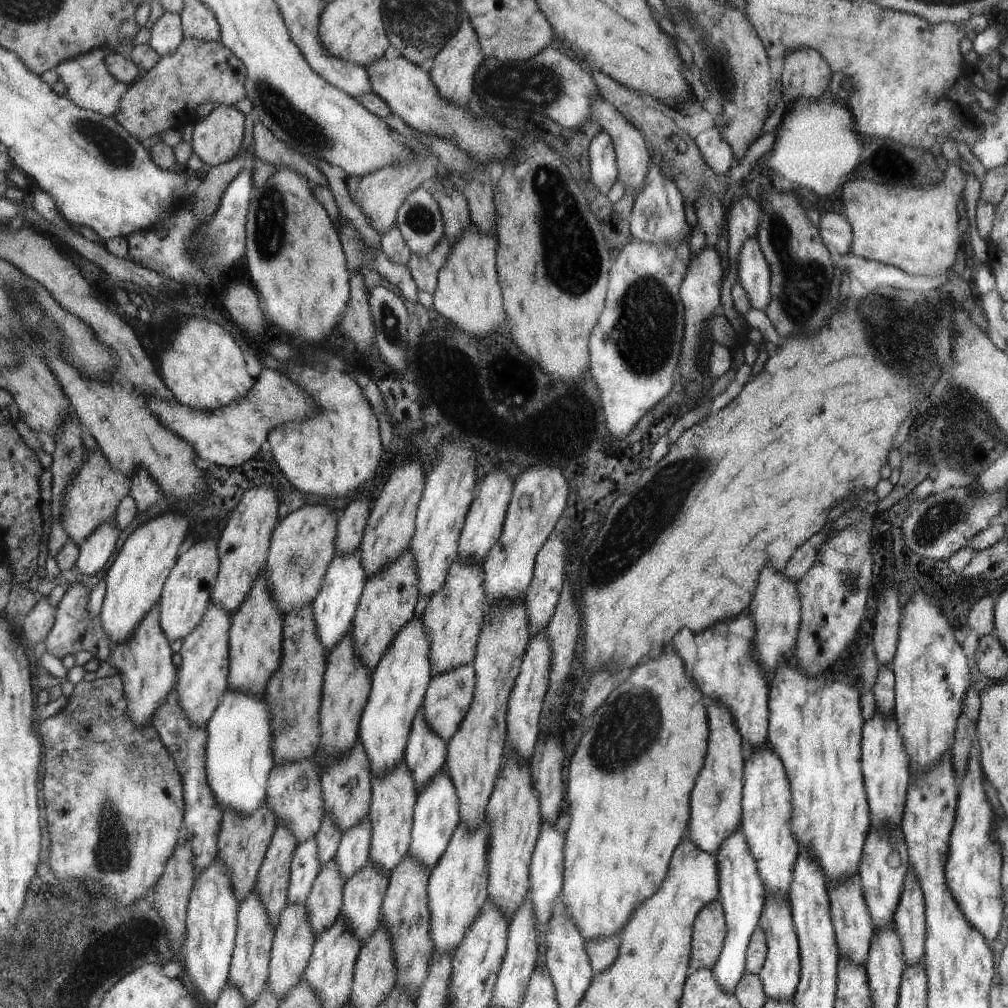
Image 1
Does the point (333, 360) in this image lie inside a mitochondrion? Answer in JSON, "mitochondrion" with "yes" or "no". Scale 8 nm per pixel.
{"mitochondrion":"no"}

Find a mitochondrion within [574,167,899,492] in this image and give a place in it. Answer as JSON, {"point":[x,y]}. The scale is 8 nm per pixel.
{"point":[644,329]}

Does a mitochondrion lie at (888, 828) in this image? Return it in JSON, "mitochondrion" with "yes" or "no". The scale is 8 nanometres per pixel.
{"mitochondrion":"no"}

